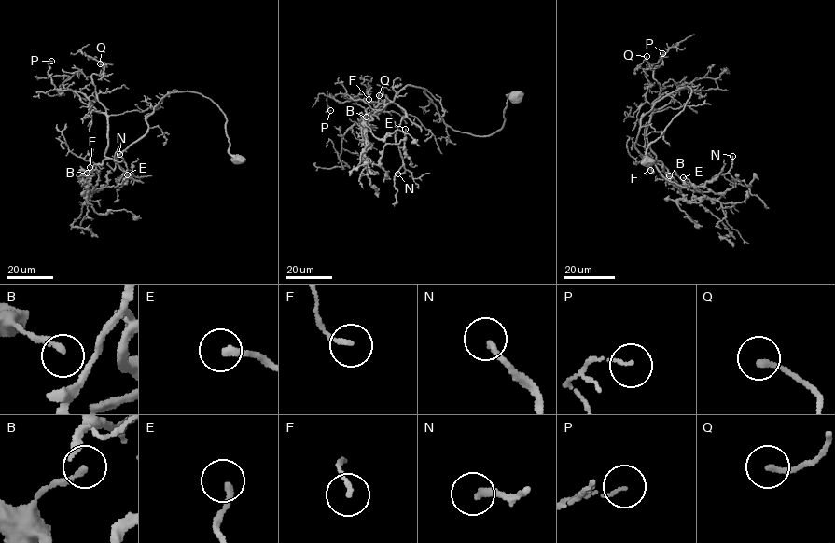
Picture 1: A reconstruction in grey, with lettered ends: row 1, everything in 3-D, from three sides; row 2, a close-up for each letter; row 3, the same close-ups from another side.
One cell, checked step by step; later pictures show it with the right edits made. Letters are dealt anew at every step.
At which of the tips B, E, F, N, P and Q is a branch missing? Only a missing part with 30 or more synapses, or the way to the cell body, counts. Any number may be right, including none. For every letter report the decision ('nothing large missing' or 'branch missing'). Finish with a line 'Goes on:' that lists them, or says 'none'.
B: nothing large missing
E: nothing large missing
F: nothing large missing
N: nothing large missing
P: nothing large missing
Q: nothing large missing
Goes on: none

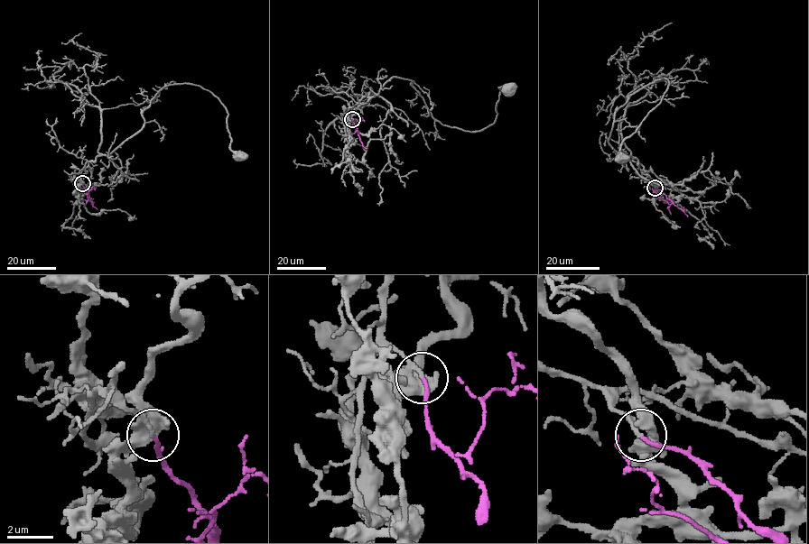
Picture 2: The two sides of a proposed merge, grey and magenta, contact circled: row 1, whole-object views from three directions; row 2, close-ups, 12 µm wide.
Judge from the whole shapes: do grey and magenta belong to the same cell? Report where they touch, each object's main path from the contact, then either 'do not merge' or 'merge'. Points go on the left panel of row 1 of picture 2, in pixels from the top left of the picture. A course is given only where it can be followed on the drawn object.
place (82, 183); course grey (82, 183), (89, 161), (134, 136), (149, 102), (174, 83), (213, 94), (227, 114), (230, 149), (239, 155); course magenta (82, 183), (88, 192), (88, 198), (92, 183); merge

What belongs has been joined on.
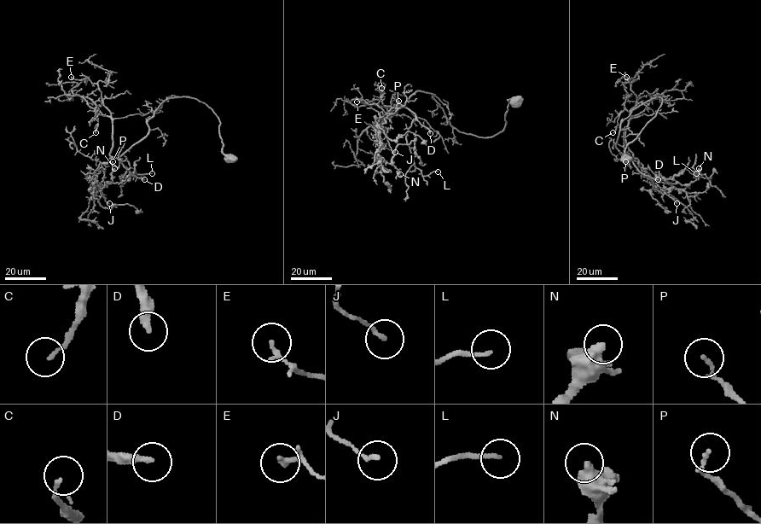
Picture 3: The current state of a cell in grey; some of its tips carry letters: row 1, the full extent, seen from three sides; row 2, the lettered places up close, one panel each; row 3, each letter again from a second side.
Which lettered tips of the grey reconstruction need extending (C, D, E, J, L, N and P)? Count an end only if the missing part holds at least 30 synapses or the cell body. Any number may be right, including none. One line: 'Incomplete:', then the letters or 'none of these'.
Incomplete: D

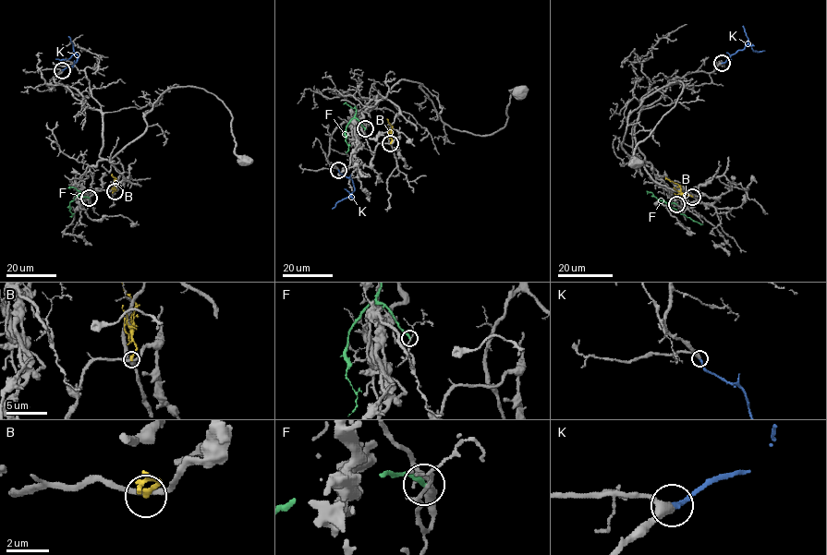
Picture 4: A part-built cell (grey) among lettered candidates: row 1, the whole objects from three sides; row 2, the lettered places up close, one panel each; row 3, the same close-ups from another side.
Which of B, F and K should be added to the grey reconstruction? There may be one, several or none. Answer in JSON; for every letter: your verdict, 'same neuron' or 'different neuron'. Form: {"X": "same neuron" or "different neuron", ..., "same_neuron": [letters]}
{"B": "different neuron", "F": "different neuron", "K": "same neuron", "same_neuron": ["K"]}

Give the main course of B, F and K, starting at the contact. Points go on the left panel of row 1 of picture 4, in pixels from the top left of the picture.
B: (115, 191), (115, 178), (111, 175)
F: (89, 198), (77, 196), (69, 203), (69, 210), (73, 214), (69, 216)
K: (62, 70), (71, 66), (79, 56), (75, 54), (68, 59), (55, 59)

